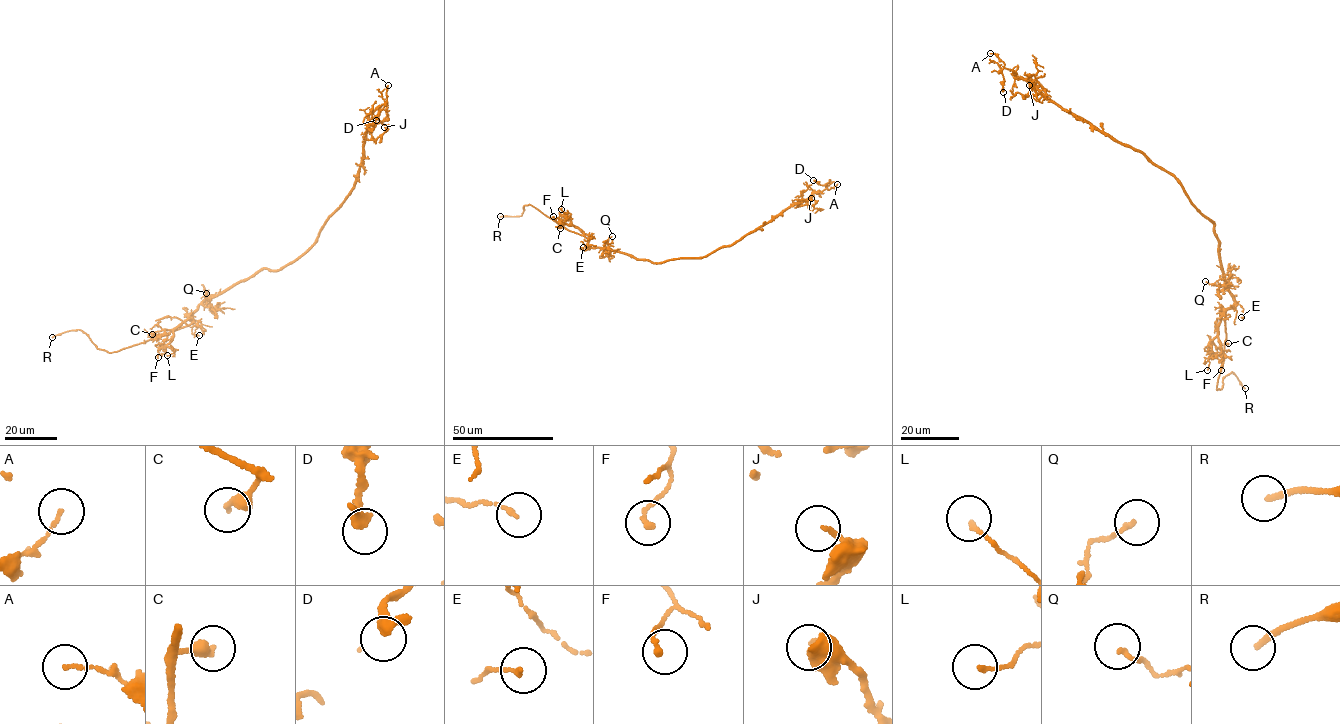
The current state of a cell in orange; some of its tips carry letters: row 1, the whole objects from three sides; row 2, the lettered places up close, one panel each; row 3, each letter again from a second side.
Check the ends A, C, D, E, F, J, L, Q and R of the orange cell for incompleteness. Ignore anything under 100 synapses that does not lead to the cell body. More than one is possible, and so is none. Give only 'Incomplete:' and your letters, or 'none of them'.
Incomplete: R

